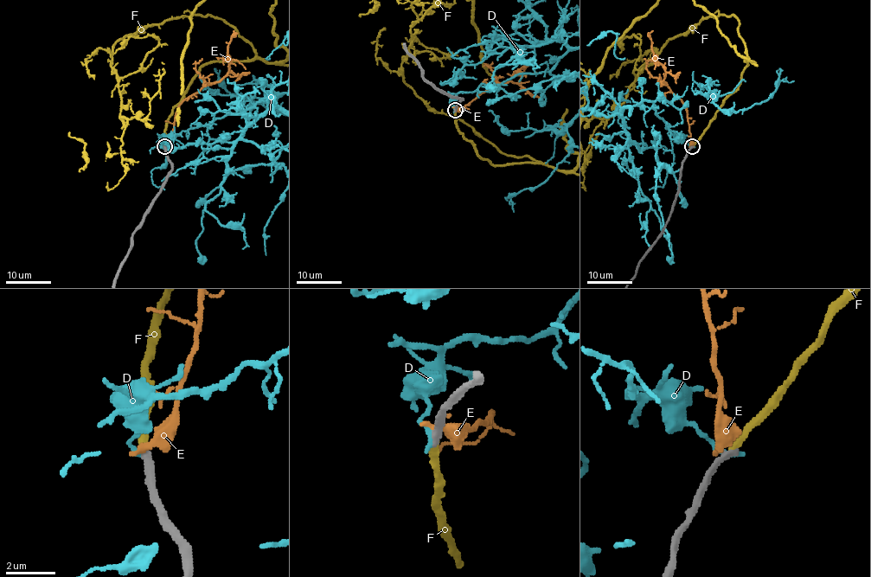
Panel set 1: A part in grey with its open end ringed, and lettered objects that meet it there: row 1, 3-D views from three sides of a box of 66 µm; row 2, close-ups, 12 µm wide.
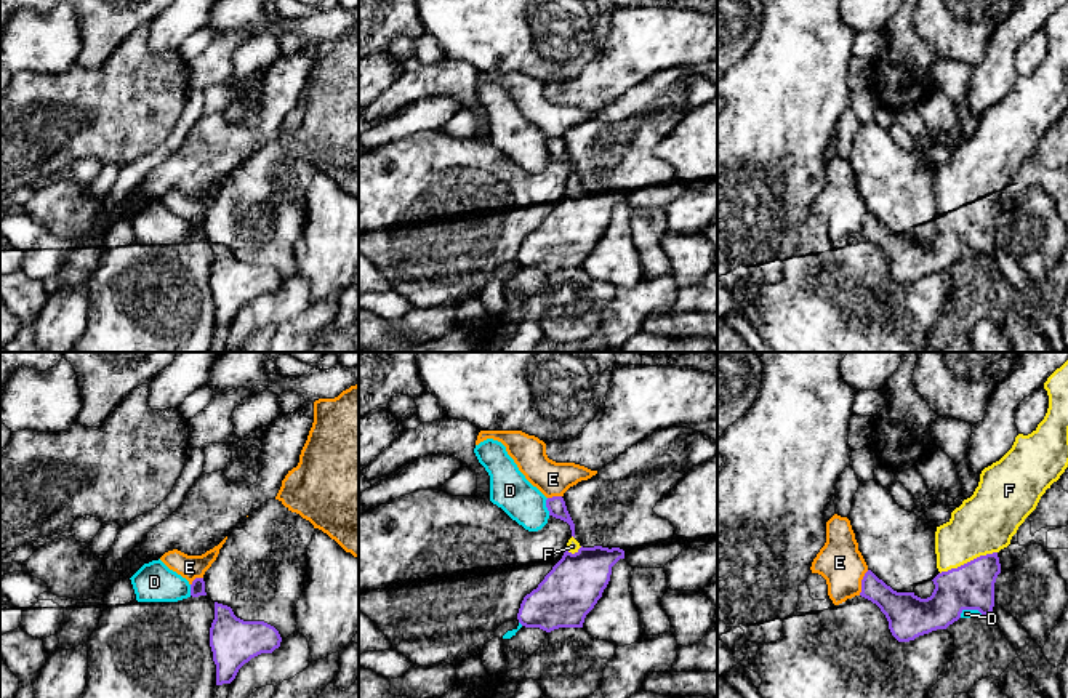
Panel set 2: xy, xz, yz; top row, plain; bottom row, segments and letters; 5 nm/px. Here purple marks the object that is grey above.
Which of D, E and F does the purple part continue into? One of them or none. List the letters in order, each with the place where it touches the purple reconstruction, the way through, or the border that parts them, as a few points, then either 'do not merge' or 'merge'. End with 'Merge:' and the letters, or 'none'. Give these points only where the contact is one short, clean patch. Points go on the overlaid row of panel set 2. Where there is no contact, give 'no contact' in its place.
D: meets purple in xz at (546, 506); do not merge
E: meets purple in yz at (862, 583); border along yz (868, 570), (859, 594); do not merge
F: meets purple in yz at (967, 562); merge
Merge: F

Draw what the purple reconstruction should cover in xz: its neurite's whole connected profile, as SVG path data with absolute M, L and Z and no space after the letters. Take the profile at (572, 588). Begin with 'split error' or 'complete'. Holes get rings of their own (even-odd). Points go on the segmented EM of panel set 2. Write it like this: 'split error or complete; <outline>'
split error; M572 536L562 559L538 588L524 597L517 613L519 623L546 632L583 628L586 615L610 581L612 567L620 559L624 559L620 548L583 548Z

